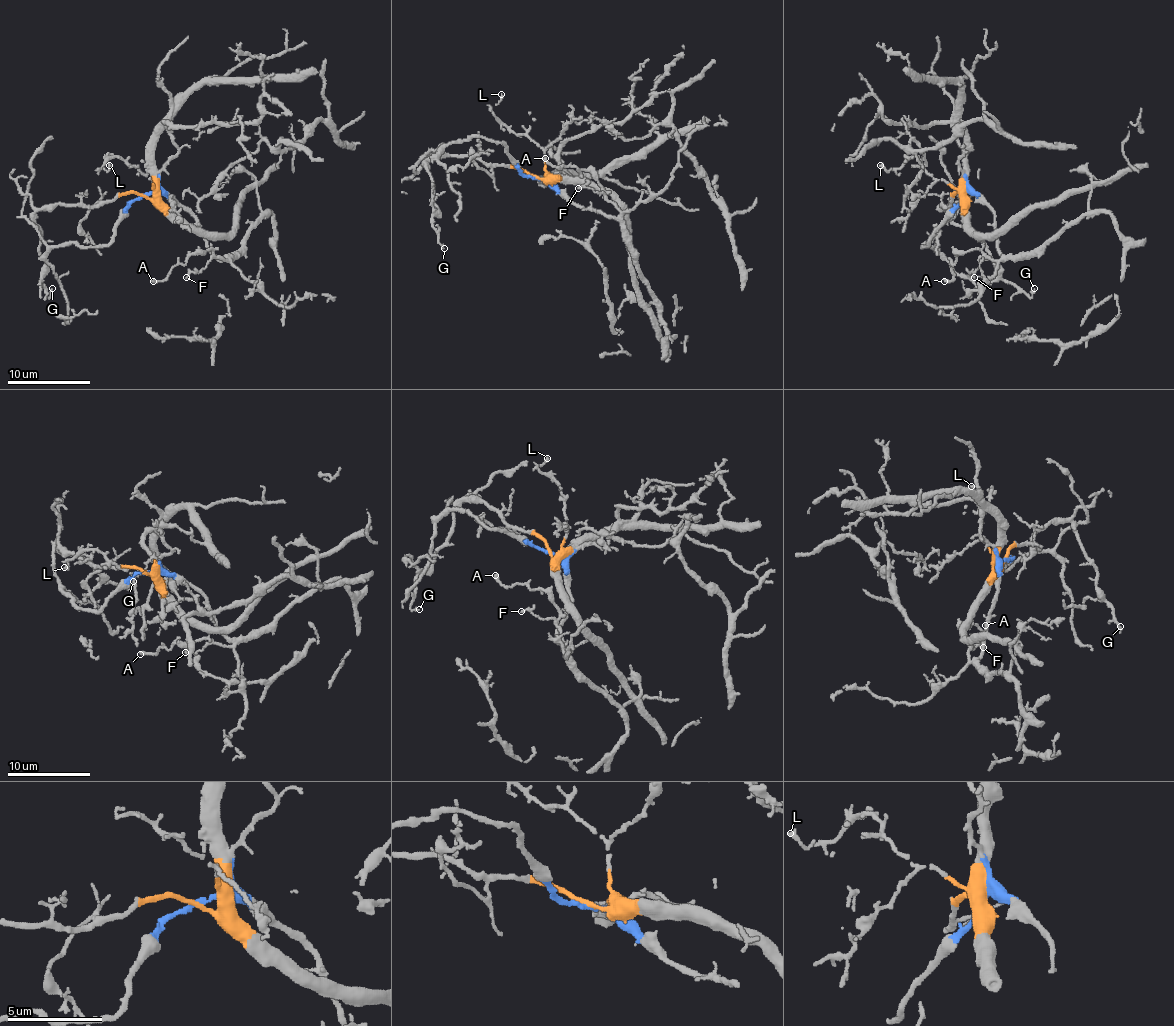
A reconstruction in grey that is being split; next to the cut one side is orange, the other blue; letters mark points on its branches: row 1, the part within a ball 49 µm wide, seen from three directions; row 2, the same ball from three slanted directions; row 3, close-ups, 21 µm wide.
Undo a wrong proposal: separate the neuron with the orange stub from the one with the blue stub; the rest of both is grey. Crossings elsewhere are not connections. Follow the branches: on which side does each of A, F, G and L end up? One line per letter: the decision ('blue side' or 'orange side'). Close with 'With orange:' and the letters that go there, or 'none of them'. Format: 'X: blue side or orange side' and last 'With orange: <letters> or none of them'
A: blue side
F: blue side
G: orange side
L: orange side
With orange: G, L

